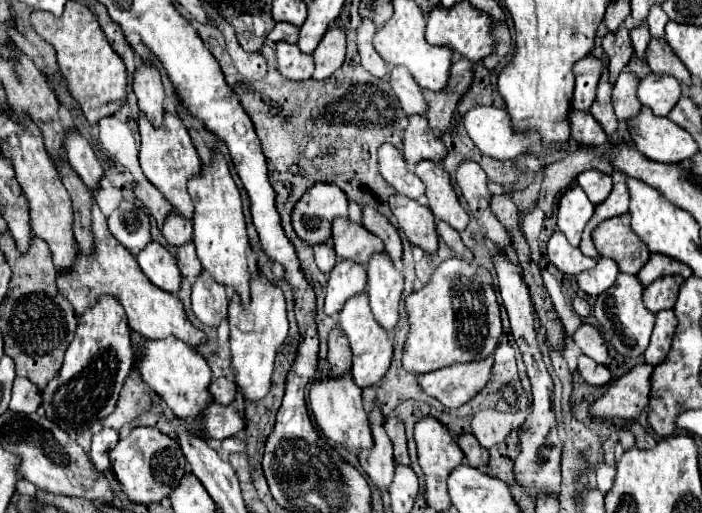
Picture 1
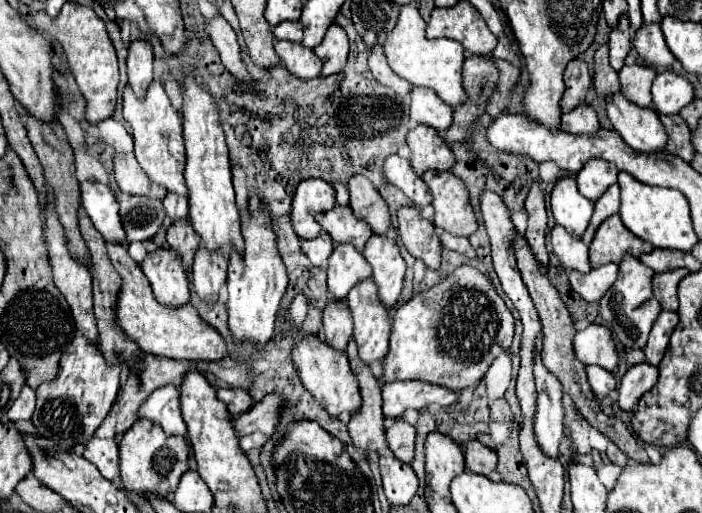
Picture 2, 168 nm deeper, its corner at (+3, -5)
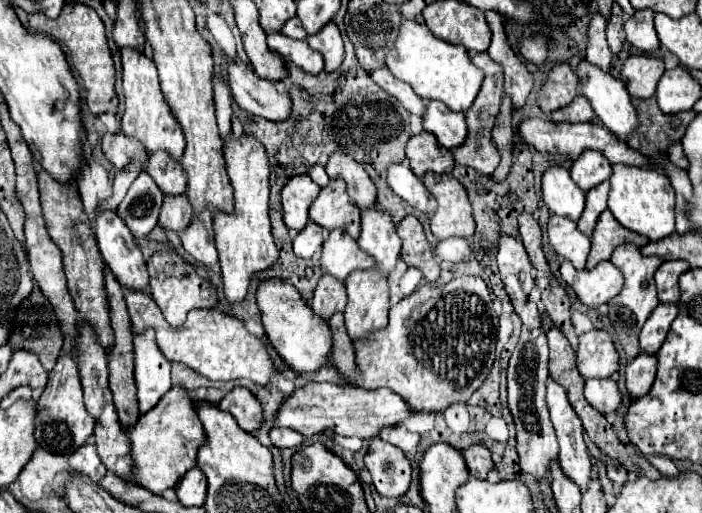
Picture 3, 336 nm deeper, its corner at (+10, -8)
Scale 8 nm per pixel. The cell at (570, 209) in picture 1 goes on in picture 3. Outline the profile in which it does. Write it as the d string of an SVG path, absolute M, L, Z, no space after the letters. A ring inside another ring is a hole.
M552 166L542 176L544 204L556 216L578 222L584 212L584 192L572 182L570 172L562 166Z

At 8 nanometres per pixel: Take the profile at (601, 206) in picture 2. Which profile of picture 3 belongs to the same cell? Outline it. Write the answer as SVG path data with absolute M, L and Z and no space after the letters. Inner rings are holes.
M604 180L602 184L598 184L596 188L586 192L586 208L584 208L582 218L578 220L580 232L584 232L586 236L592 236L592 230L594 230L594 224L596 224L598 216L606 210L608 192L610 192L610 182L608 180Z

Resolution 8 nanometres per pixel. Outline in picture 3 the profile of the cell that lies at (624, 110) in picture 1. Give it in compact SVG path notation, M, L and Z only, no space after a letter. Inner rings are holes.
M630 56L620 72L620 80L624 82L628 94L632 98L652 98L656 92L656 84L664 74L664 62L652 56Z

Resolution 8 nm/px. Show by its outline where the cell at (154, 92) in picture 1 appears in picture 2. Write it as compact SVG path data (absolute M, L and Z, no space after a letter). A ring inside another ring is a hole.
M137 39L129 43L127 71L129 71L129 85L133 87L135 95L143 97L149 83L153 81L153 47L149 41Z

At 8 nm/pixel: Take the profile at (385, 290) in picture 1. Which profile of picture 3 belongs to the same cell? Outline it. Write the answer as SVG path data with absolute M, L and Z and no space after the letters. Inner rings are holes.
M370 208L362 212L362 232L358 246L374 258L380 274L388 276L396 268L402 244L392 218L378 208Z

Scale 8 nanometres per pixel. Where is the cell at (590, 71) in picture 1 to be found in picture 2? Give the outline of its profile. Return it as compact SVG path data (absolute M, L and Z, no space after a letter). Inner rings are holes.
M571 59L565 69L565 93L561 99L561 111L567 113L587 99L591 89L591 75L587 63L581 59Z

